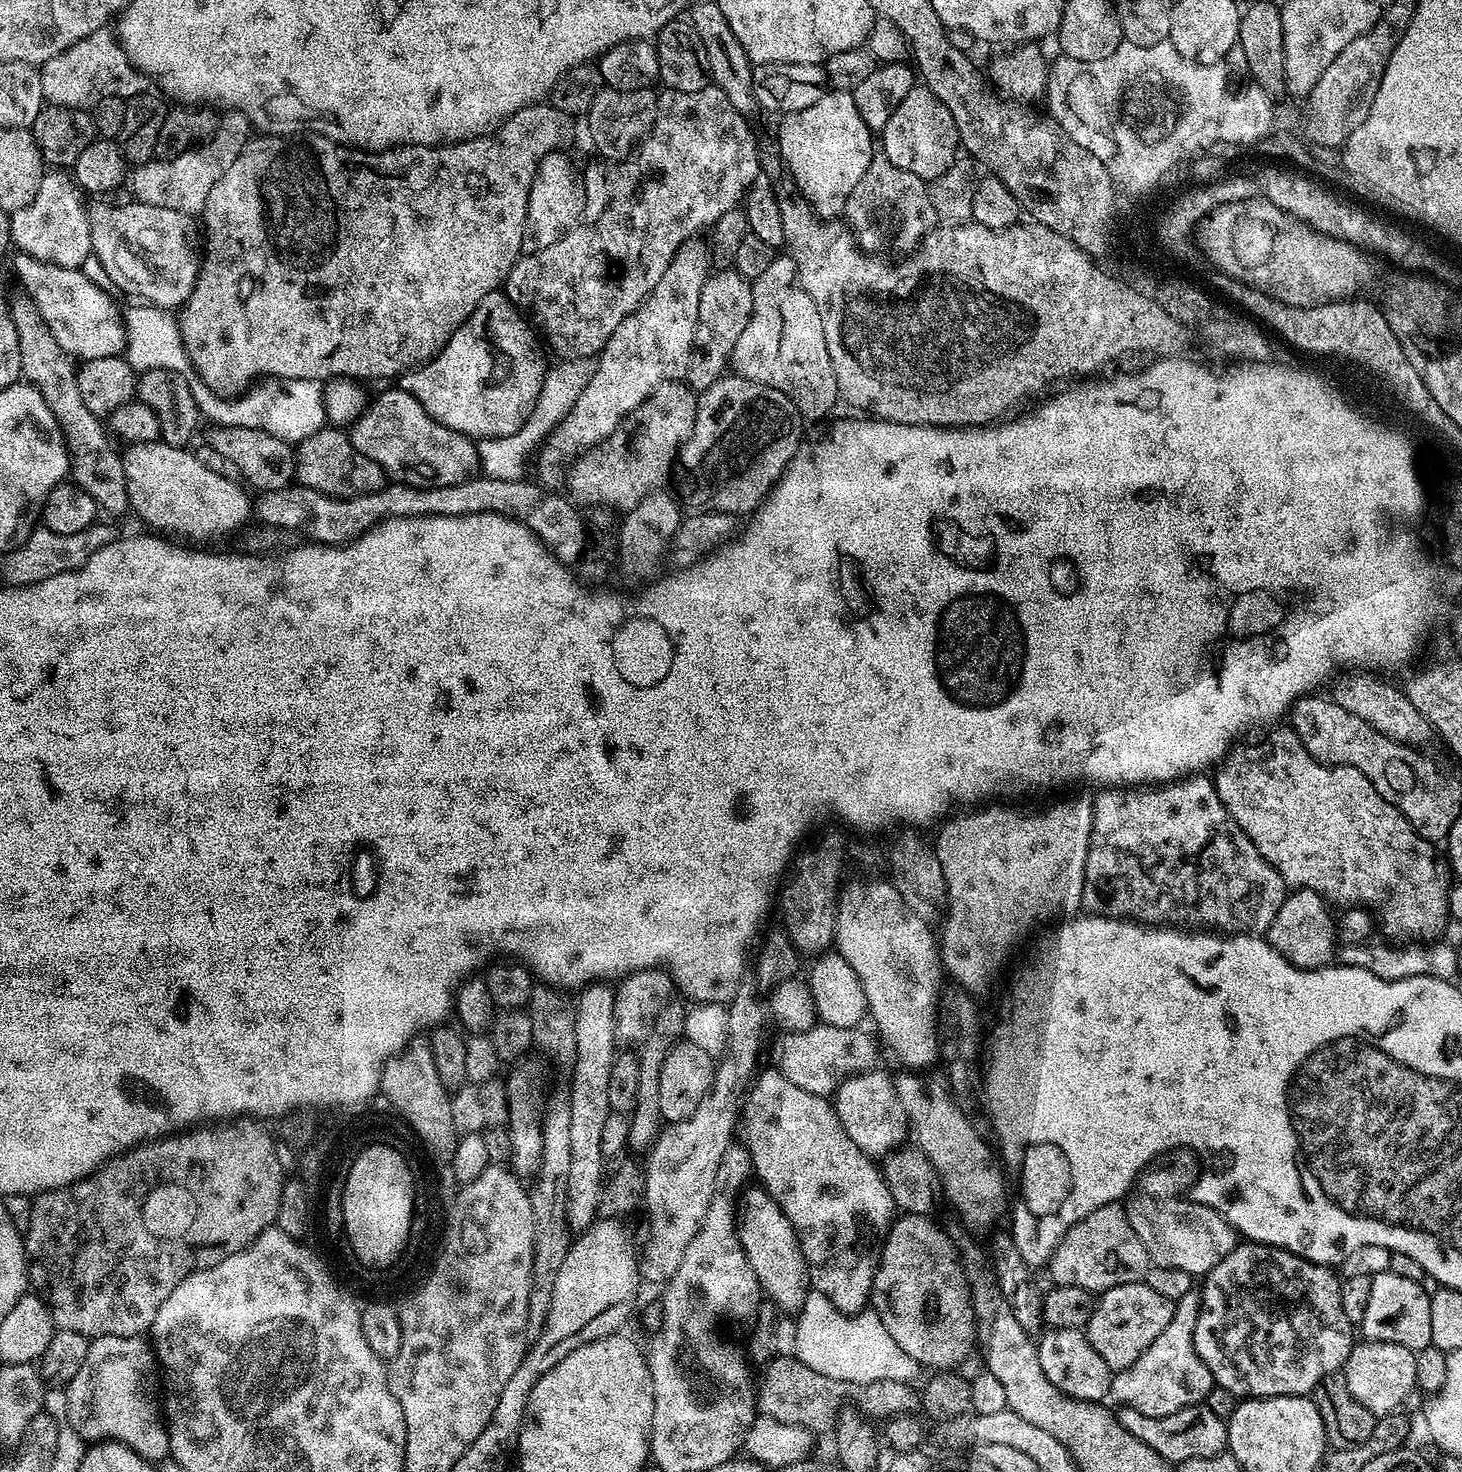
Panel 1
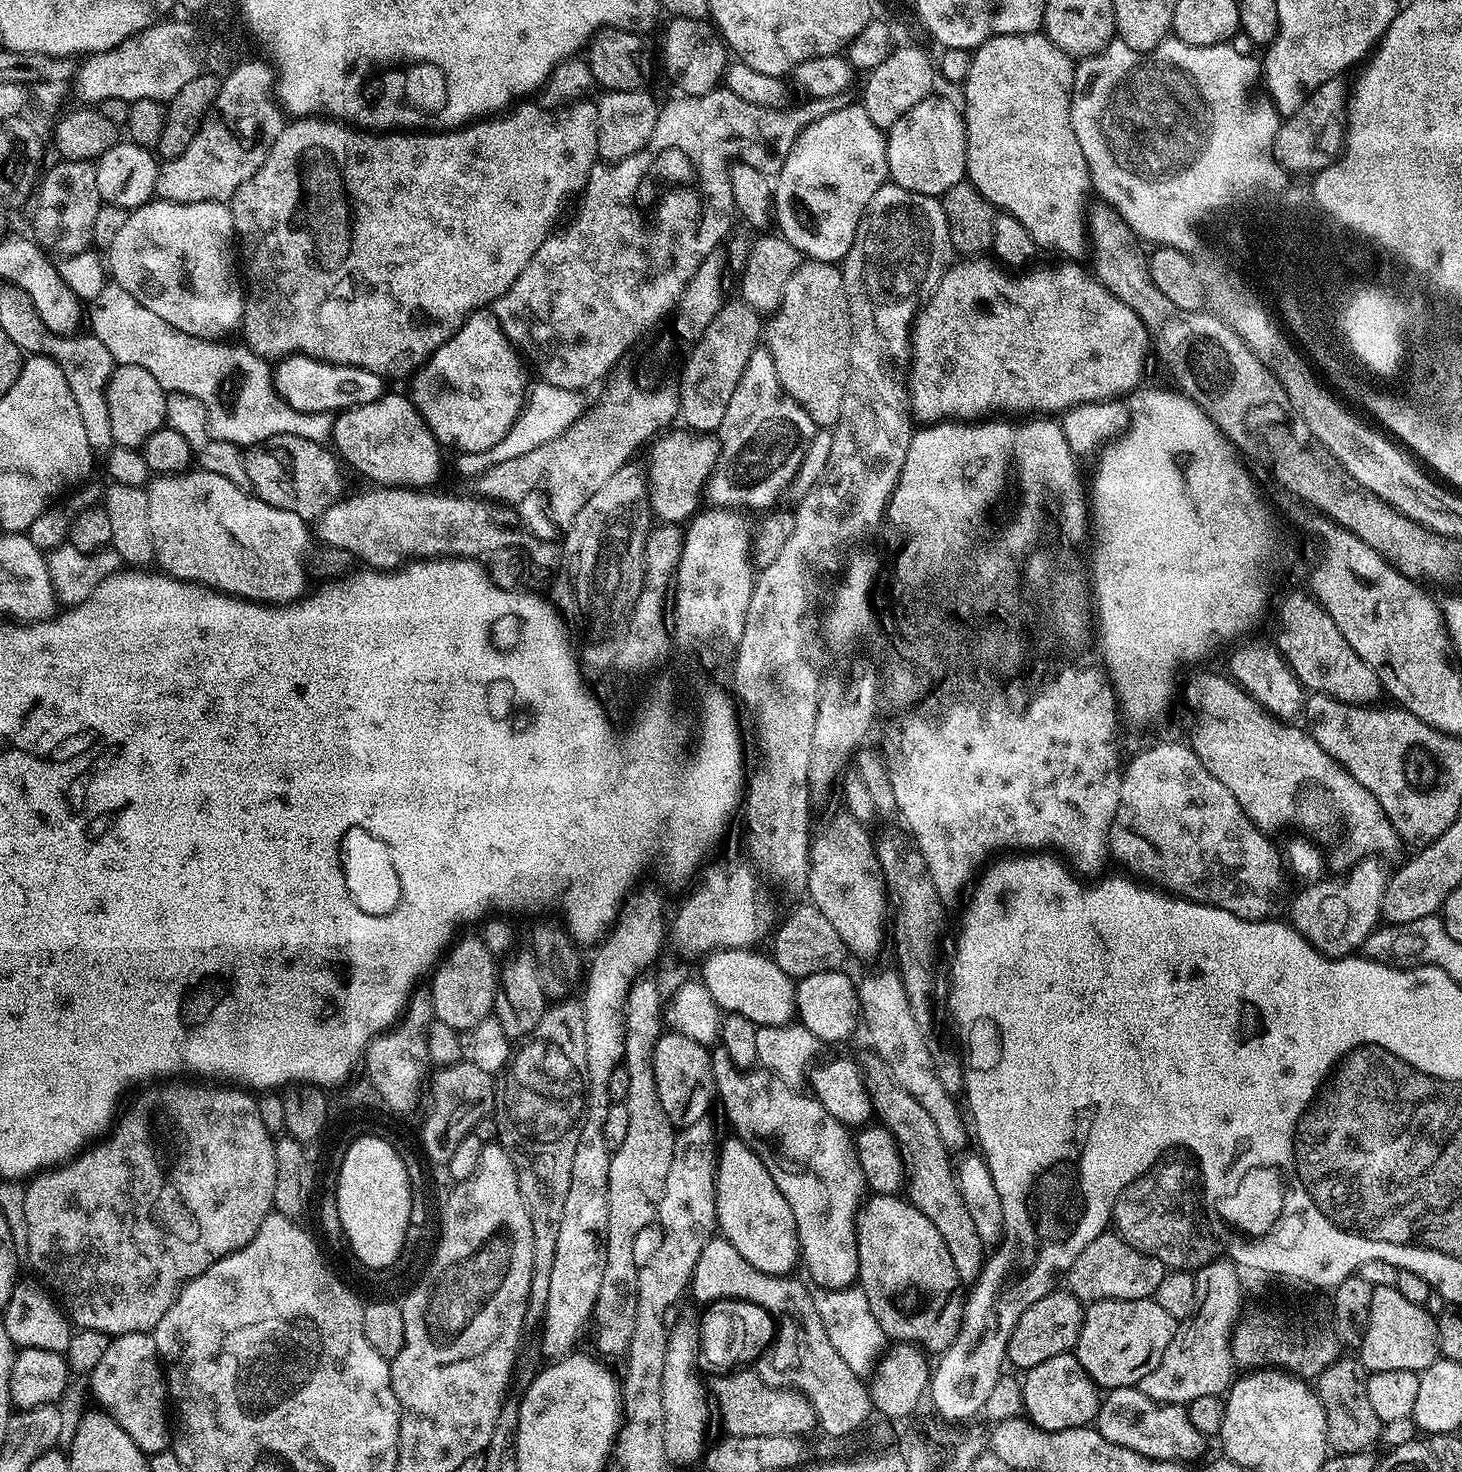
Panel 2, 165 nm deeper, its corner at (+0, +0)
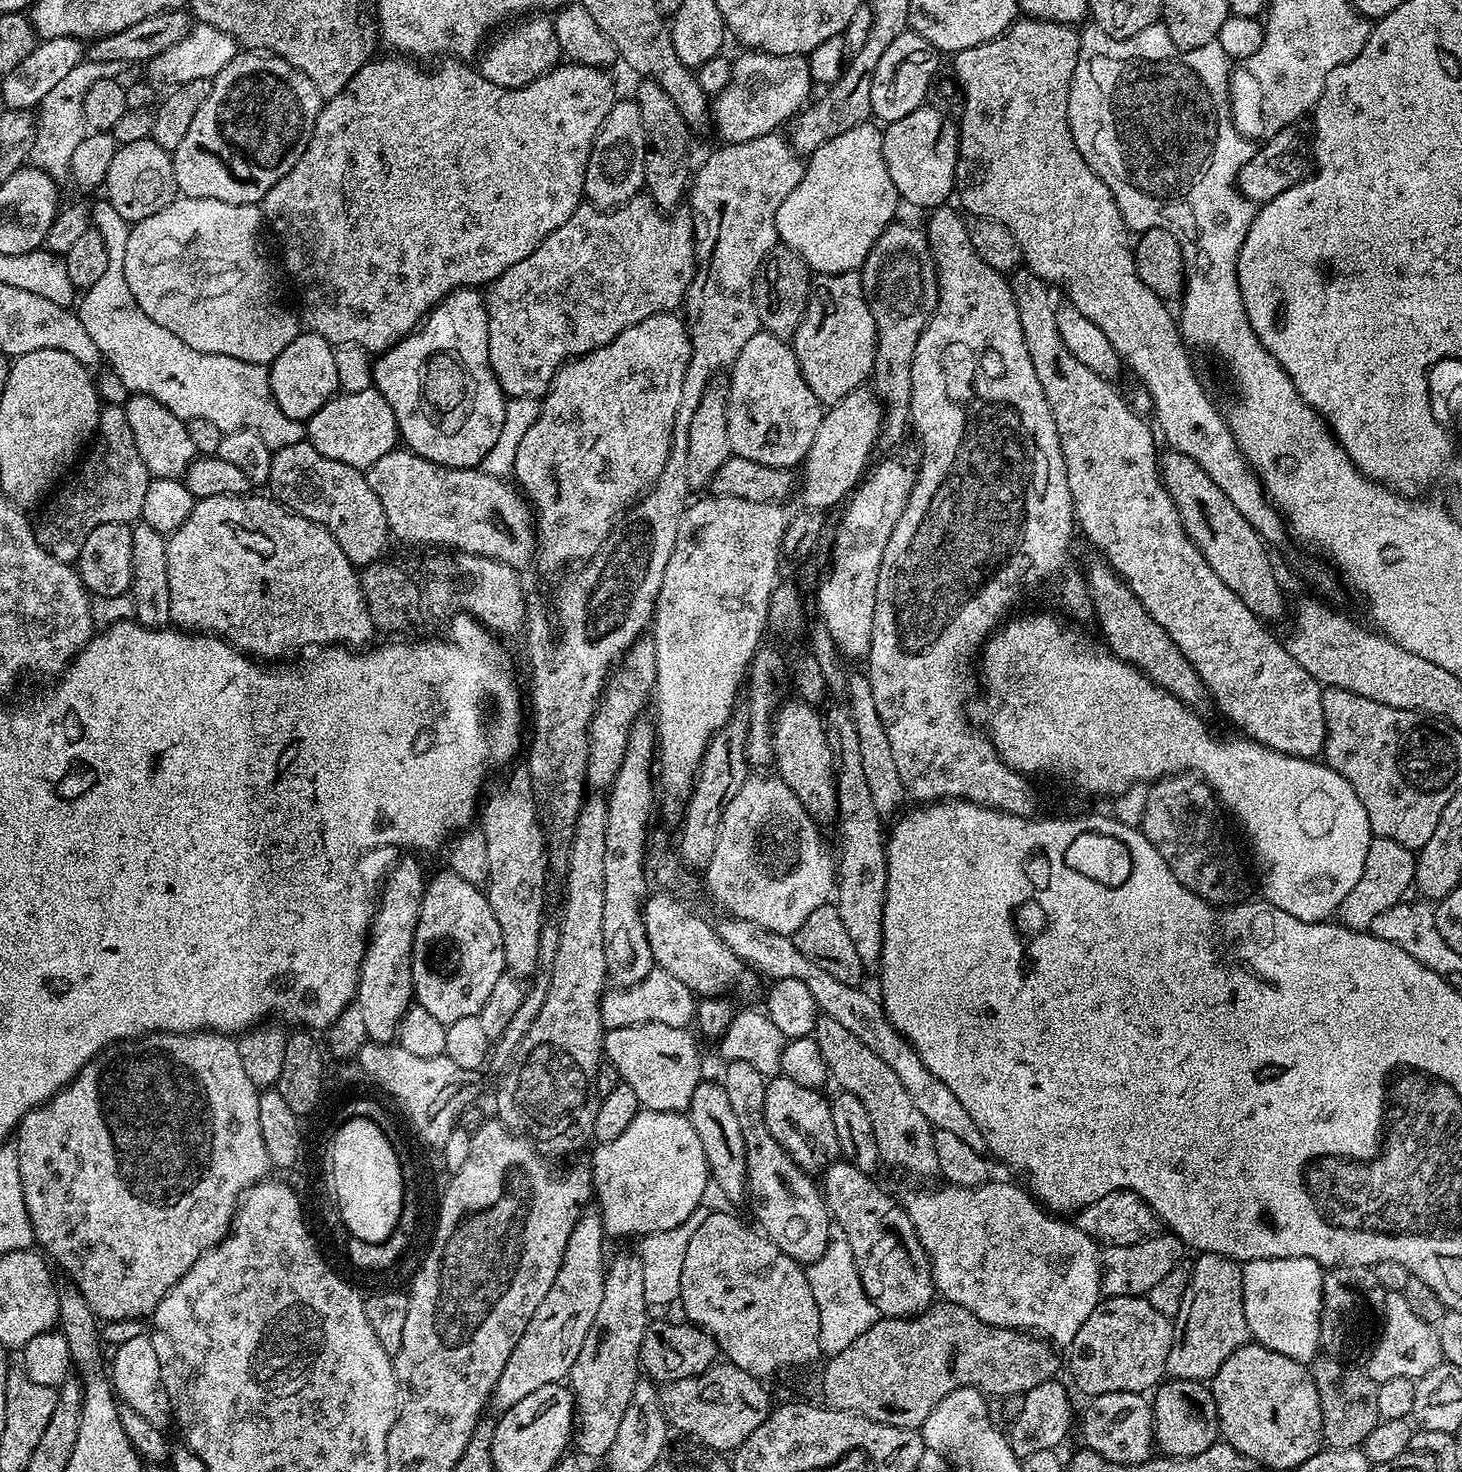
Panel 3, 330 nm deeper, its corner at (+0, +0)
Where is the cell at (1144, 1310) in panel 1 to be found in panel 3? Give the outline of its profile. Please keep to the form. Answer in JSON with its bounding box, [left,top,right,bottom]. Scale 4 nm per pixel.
[1066,1296,1174,1397]

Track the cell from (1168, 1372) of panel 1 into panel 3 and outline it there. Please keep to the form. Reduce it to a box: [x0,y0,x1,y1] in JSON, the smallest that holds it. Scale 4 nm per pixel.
[1166,1252,1250,1382]

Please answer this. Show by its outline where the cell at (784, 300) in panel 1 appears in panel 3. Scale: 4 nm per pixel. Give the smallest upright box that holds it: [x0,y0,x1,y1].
[790,271,876,406]

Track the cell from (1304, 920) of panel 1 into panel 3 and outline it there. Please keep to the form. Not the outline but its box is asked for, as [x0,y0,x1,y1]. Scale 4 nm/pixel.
[1338,838,1416,930]

